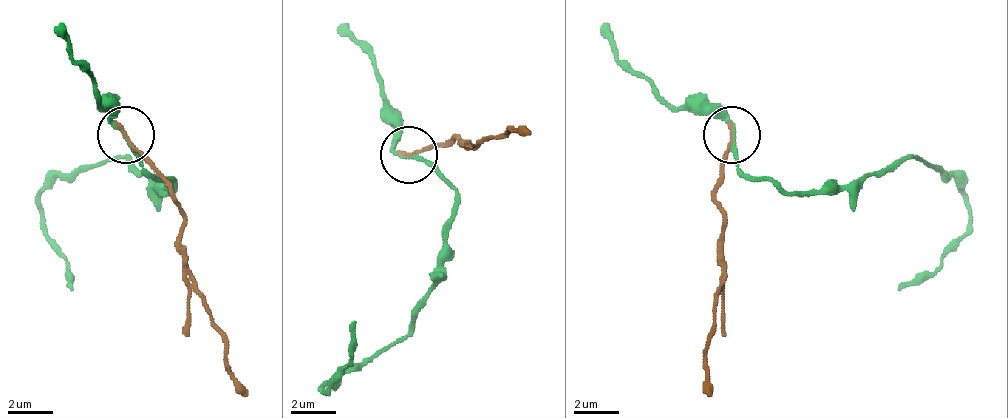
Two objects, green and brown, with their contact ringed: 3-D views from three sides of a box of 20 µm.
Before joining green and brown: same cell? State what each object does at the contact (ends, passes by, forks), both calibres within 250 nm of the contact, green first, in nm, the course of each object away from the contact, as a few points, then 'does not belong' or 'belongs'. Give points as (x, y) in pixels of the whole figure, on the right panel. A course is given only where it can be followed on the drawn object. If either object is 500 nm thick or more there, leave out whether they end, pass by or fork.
green passes by; brown ends there; 180 nm thick on the green side, 160 nm on the other; green runs (733, 133), (744, 173), (806, 195), (909, 156), (943, 173), (965, 195), (971, 229), (897, 292); brown runs (733, 133), (716, 190), (727, 212), (721, 280), (704, 349), (704, 371), (710, 394); does not belong

